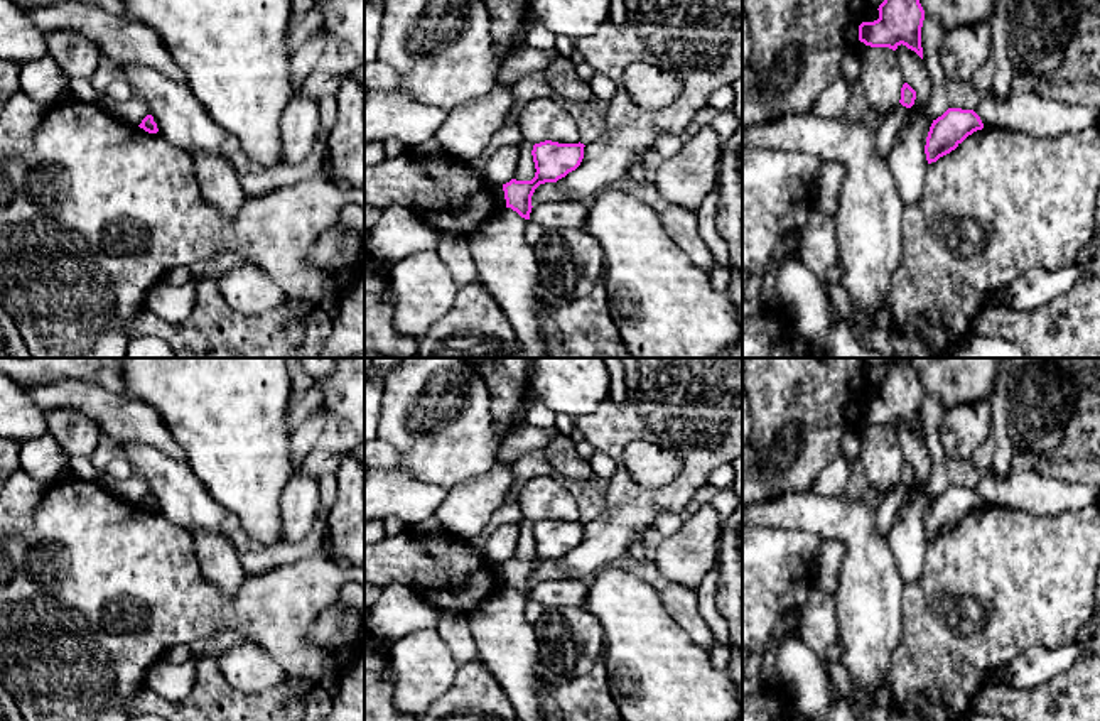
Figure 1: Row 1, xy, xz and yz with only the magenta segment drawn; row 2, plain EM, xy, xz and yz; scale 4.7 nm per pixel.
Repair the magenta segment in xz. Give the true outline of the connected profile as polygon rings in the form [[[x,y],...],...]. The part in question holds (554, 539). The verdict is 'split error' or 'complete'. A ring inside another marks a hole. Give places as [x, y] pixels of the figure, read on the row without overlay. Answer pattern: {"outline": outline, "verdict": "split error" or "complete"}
{"outline": [[[545,518],[533,523],[535,556],[531,559],[516,559],[503,562],[506,586],[530,598],[531,574],[540,562],[557,561],[575,549],[584,537],[584,522],[558,522]]], "verdict": "complete"}

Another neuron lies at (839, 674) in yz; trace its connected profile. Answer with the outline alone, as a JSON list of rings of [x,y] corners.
[[[828,664],[828,674],[833,687],[844,699],[849,701],[859,721],[925,721],[918,714],[901,714],[896,713],[892,707],[887,709],[877,704],[869,707],[859,706],[855,702],[855,691],[847,669],[840,664]]]

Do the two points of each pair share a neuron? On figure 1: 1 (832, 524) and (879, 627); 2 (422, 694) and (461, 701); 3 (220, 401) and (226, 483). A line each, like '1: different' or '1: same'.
1: same
2: different
3: same

